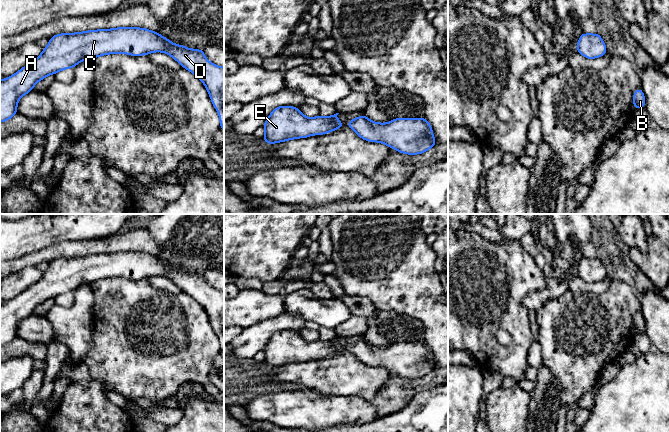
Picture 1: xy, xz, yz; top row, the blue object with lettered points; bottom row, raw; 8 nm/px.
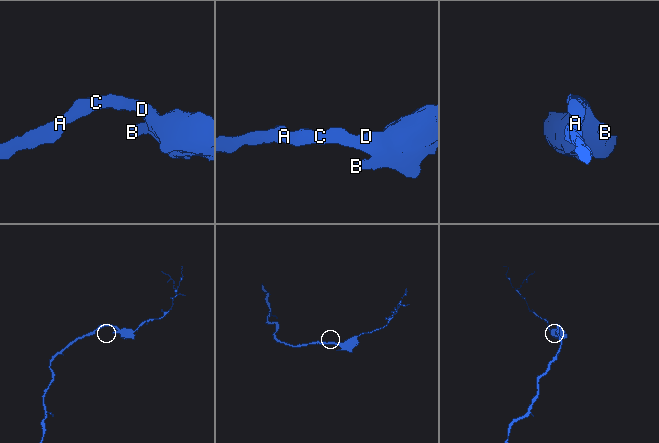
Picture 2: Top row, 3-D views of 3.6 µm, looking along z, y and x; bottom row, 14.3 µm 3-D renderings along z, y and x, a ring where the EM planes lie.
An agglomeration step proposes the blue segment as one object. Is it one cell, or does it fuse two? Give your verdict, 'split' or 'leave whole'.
leave whole

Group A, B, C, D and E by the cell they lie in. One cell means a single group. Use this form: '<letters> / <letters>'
A B C D E

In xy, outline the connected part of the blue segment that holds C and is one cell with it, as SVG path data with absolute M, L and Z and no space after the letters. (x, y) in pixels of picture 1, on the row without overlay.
M137 251L61 257L51 261L39 281L12 300L0 304L0 346L16 339L20 322L49 298L55 299L86 283L106 278L141 280L152 276L167 277L203 306L224 355L224 291L208 285L203 274L176 269L158 256Z

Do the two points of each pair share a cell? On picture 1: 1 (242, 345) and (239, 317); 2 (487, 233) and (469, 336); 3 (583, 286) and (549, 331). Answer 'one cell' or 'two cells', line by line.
1: two cells
2: two cells
3: two cells

